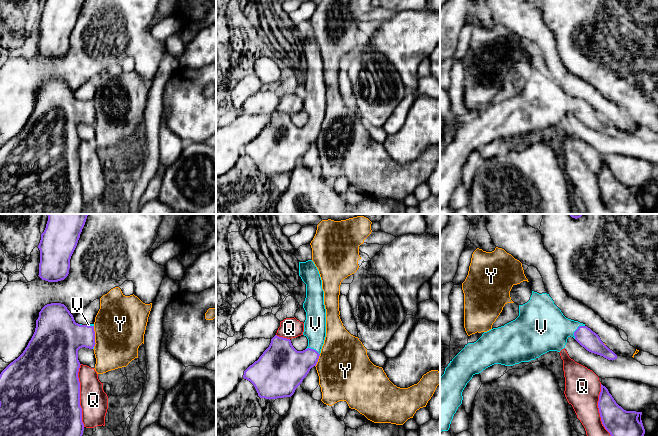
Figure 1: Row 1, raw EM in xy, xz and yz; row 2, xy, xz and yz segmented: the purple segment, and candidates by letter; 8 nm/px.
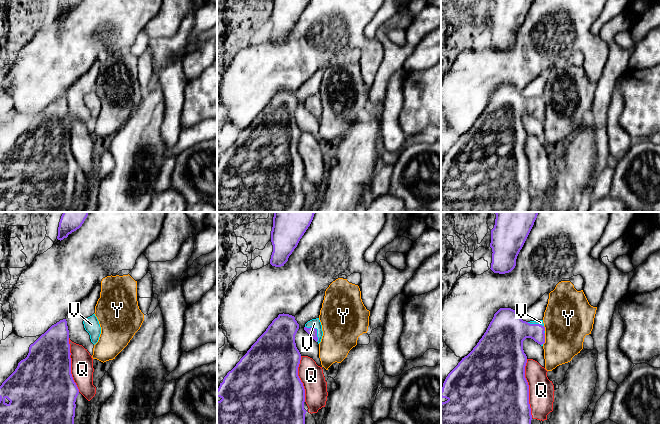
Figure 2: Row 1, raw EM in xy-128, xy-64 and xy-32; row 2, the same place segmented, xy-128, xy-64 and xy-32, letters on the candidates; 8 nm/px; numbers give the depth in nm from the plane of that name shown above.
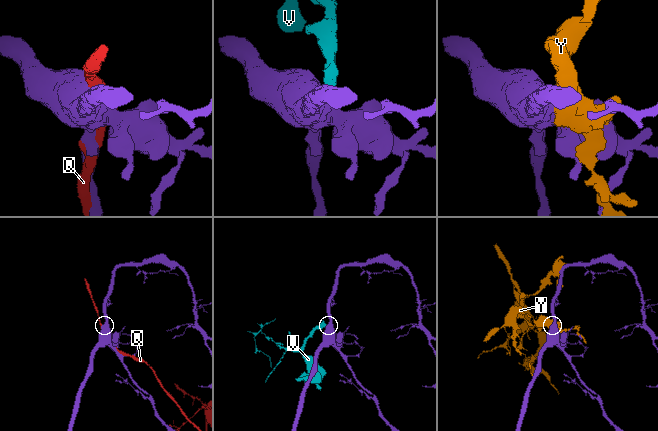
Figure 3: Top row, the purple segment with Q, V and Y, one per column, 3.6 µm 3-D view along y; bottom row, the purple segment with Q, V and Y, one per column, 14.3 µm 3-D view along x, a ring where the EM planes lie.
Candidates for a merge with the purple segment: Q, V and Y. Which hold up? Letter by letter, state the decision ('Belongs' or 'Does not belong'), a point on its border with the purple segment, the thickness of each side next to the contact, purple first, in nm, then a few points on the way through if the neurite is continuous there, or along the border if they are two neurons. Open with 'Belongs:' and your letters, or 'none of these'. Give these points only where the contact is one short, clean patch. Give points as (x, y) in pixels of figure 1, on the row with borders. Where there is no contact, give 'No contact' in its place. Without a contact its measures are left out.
Belongs: V
Q: Does not belong. Touches purple at xy (79, 395). Thickness 500 nm (purple) against 220 nm
V: Belongs. Touches purple at yz (576, 330). Thickness 150 nm (purple) against 360 nm. Path across: yz (588, 339), (576, 330), (545, 328)
Y: Does not belong. Touches purple at xy (94, 336). Thickness 320 nm (purple) against 420 nm

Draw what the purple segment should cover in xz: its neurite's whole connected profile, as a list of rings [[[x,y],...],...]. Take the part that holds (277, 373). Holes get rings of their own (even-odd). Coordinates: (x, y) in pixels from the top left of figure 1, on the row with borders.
[[[312,260],[299,262],[299,276],[306,284],[306,298],[303,308],[306,312],[303,335],[308,339],[308,346],[303,351],[297,351],[290,339],[275,335],[269,347],[257,361],[245,371],[243,378],[250,381],[260,398],[277,399],[291,397],[296,388],[302,383],[310,369],[316,366],[326,337],[326,309],[322,280],[317,267]]]

